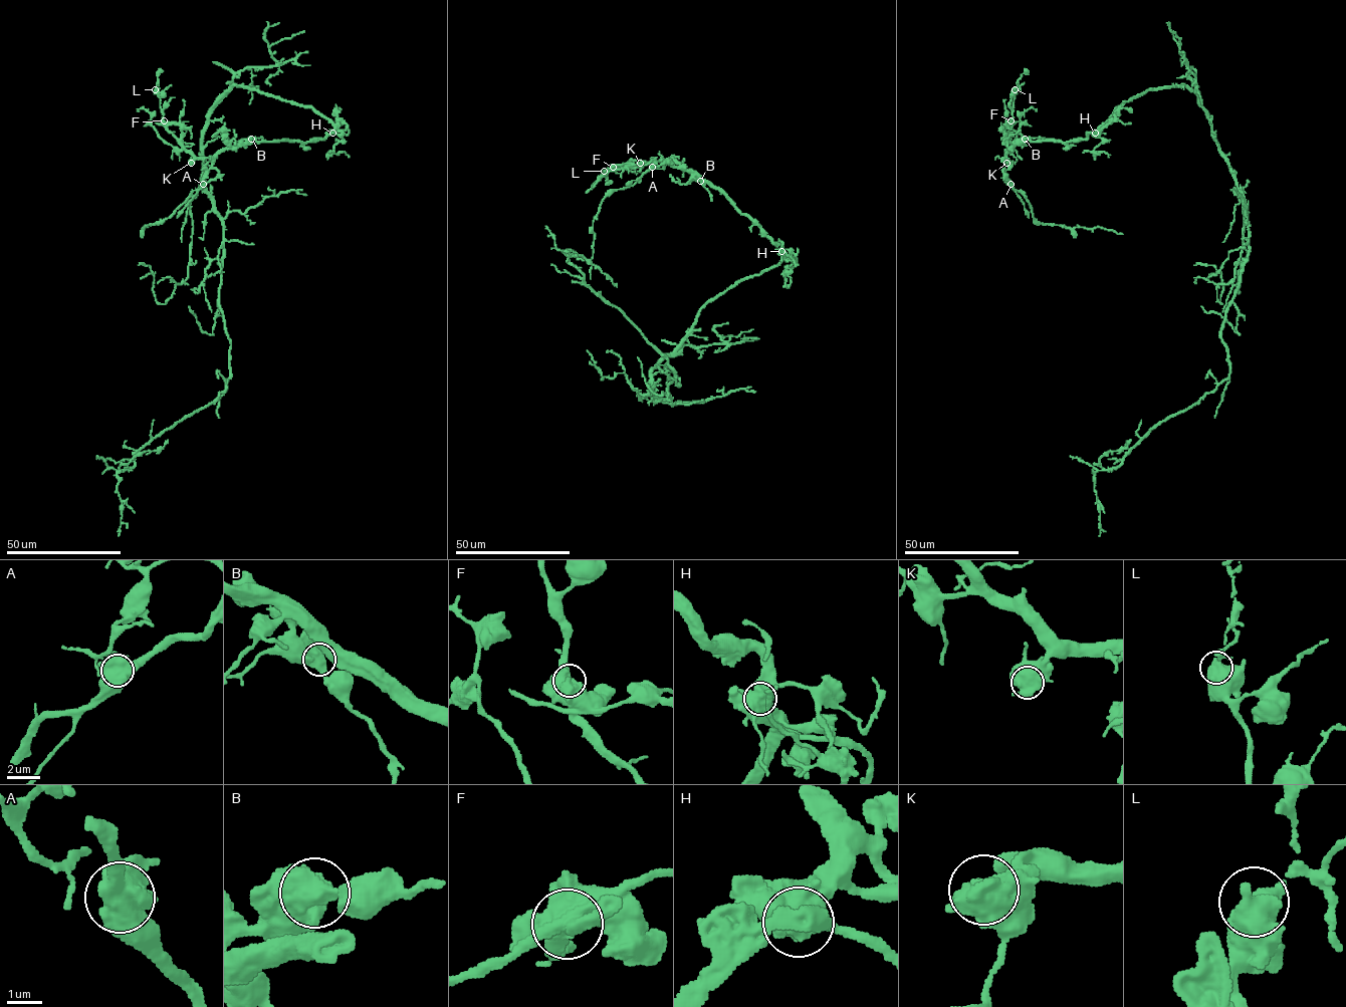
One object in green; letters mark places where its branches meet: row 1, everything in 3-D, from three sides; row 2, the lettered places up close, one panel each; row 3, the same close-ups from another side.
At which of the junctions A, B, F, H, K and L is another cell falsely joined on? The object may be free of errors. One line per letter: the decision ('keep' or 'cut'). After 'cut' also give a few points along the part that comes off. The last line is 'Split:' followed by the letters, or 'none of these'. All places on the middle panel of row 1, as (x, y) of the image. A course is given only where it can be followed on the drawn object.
A: keep
B: keep
F: keep
H: keep
K: keep
L: keep
Split: none of these

